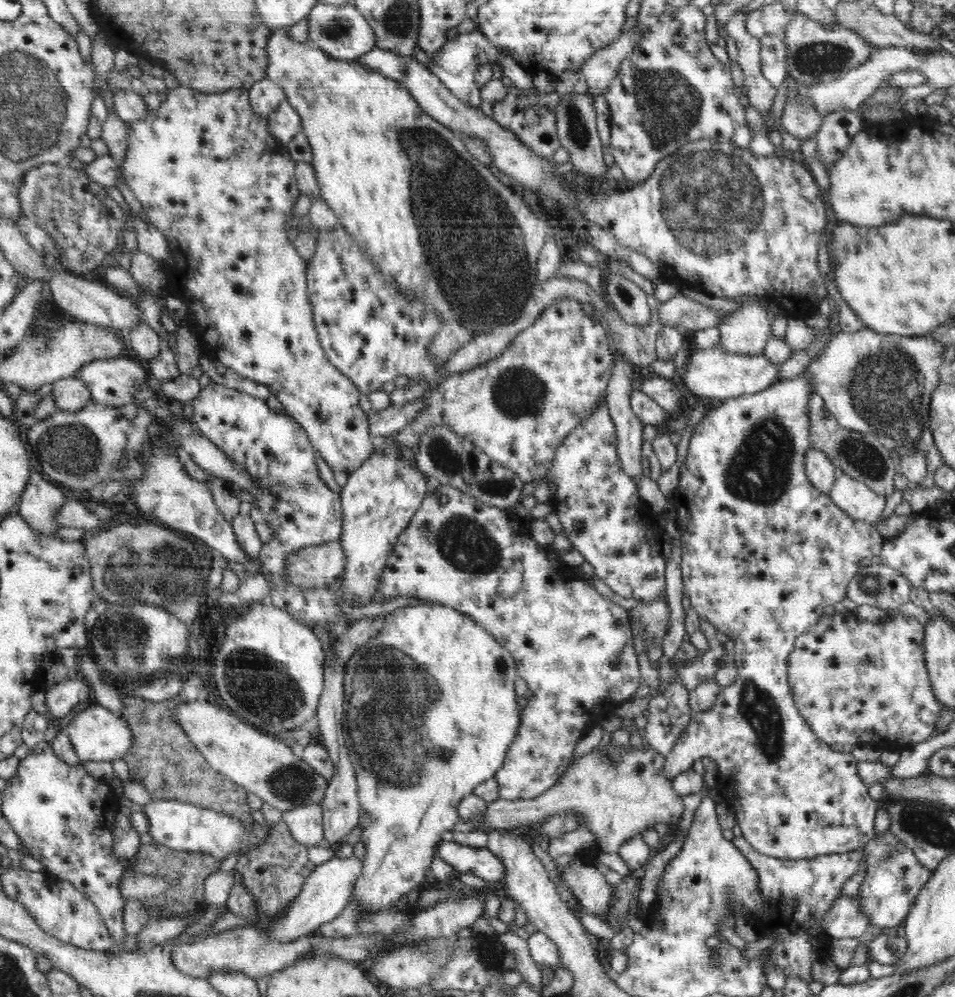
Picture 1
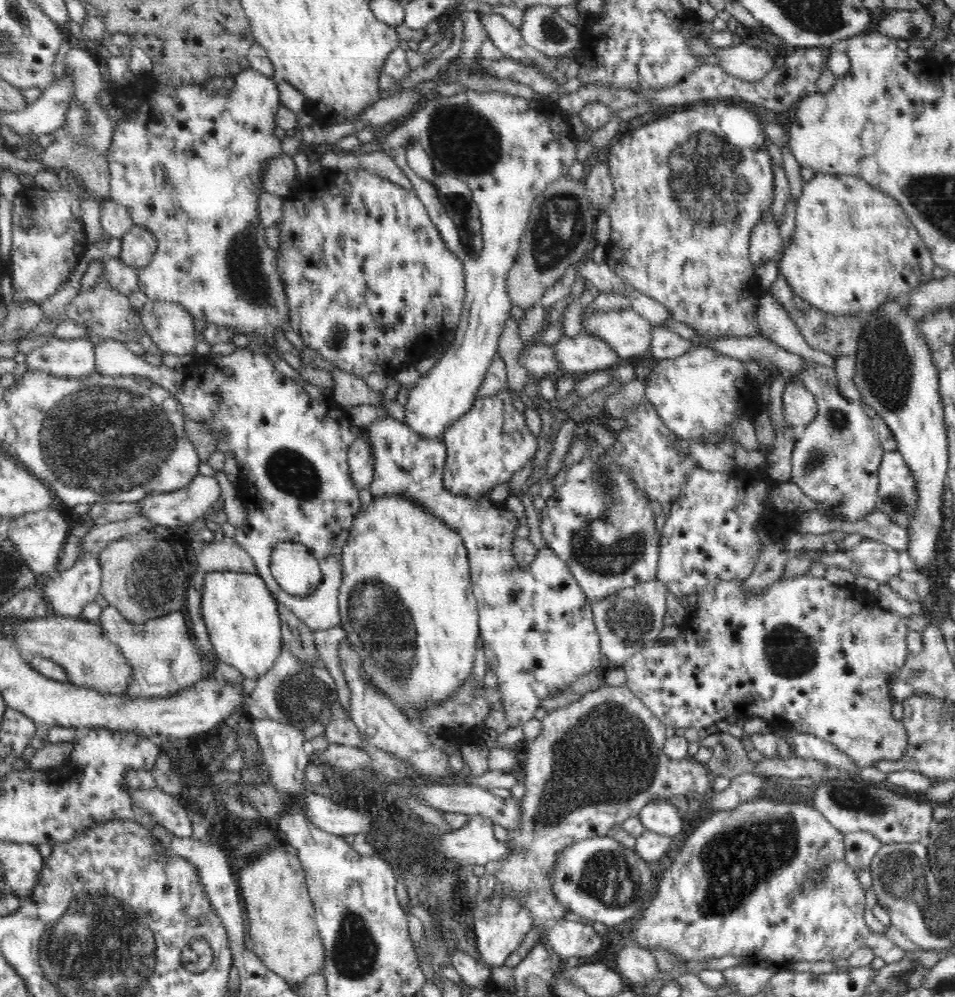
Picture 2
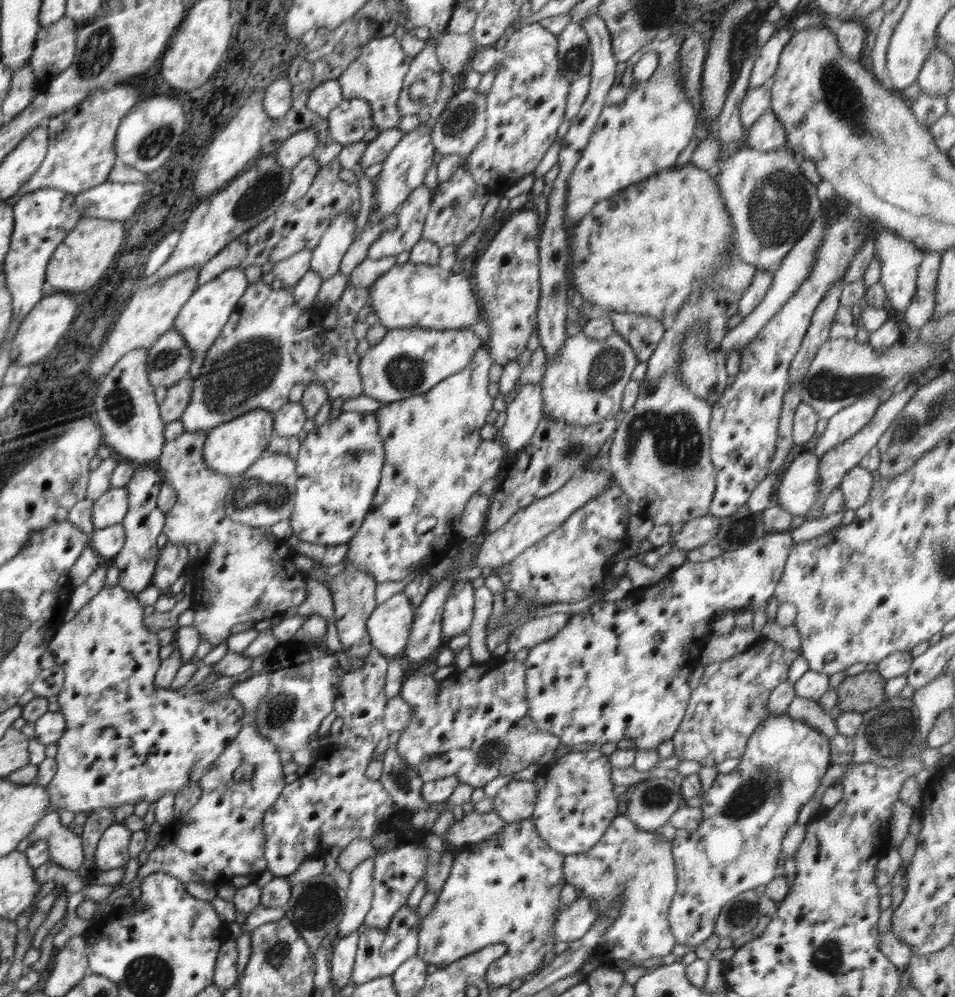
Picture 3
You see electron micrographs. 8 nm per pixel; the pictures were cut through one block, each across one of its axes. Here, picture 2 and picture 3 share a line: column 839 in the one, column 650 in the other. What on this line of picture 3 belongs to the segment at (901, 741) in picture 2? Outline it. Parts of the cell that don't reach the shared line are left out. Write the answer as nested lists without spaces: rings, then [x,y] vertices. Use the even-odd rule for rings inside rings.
[[[789,531],[767,533],[764,538],[745,545],[732,552],[723,553],[721,556],[708,560],[707,562],[696,563],[686,562],[679,568],[674,569],[669,575],[659,580],[657,584],[638,587],[631,594],[616,602],[605,602],[599,600],[589,610],[574,614],[569,618],[566,626],[560,629],[550,640],[540,642],[532,646],[529,656],[525,660],[526,666],[526,700],[528,701],[528,715],[536,723],[540,731],[548,731],[560,739],[564,745],[584,744],[584,742],[618,742],[620,740],[635,740],[635,749],[657,749],[662,742],[670,740],[684,718],[686,708],[691,697],[692,689],[688,686],[688,680],[699,664],[701,652],[713,633],[710,630],[710,622],[719,614],[738,612],[742,610],[751,611],[753,614],[764,611],[768,602],[777,588],[782,577],[783,569],[793,550],[795,541]]]

